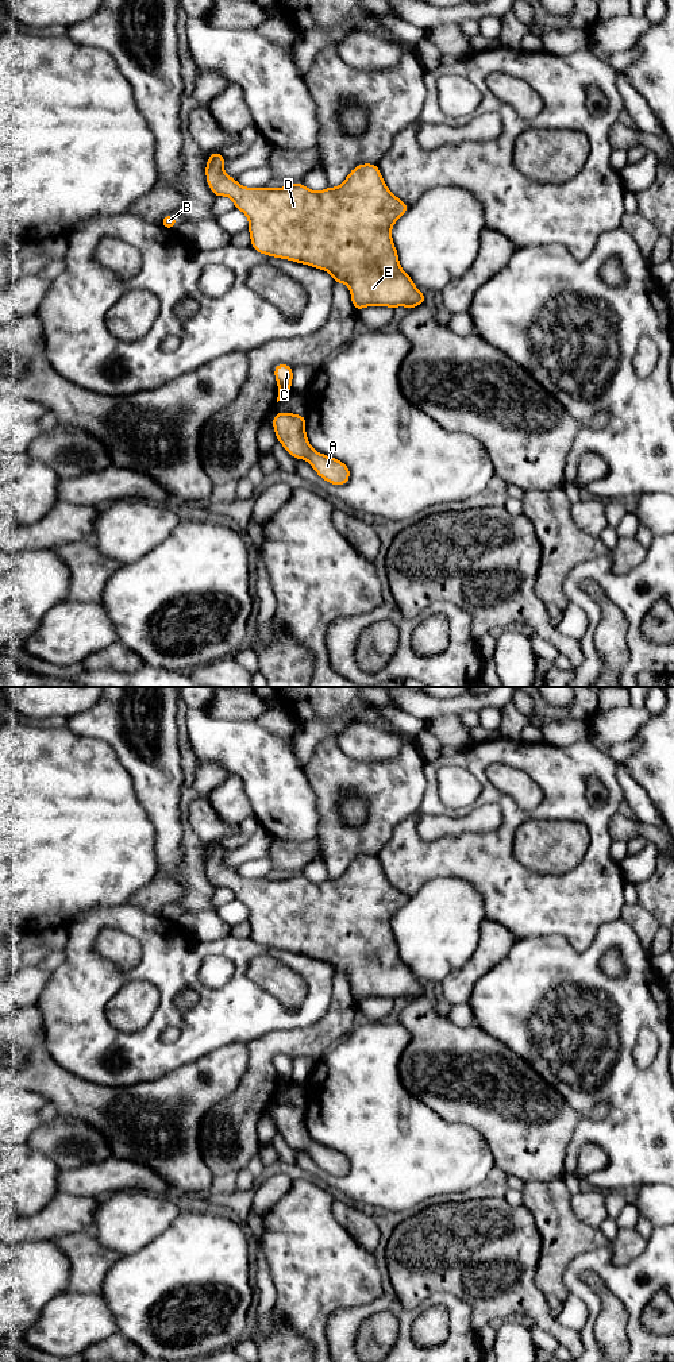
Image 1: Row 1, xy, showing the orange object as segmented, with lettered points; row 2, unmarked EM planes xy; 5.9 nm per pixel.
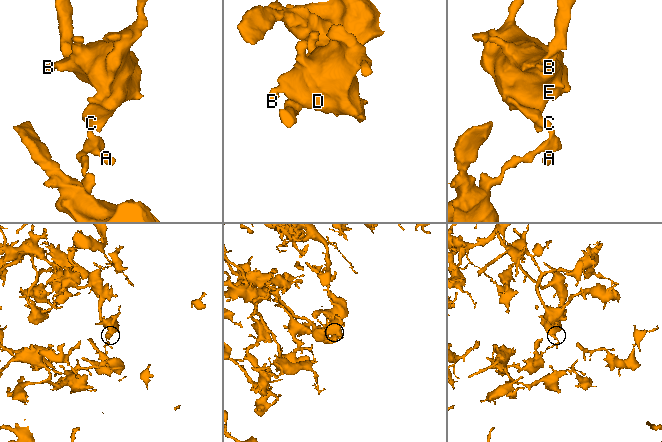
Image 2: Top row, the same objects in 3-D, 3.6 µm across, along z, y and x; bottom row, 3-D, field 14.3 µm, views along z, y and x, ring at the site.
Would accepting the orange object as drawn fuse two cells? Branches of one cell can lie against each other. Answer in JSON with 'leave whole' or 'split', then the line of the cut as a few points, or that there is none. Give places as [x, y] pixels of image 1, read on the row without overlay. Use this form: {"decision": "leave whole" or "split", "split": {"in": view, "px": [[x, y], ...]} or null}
{"decision": "split", "split": {"in": "xy", "px": [[278, 1079], [287, 1083]]}}

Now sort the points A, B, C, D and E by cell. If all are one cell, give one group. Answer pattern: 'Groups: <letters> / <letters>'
Groups: A / B C D E

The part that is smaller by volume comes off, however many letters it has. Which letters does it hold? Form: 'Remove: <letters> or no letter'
Remove: A

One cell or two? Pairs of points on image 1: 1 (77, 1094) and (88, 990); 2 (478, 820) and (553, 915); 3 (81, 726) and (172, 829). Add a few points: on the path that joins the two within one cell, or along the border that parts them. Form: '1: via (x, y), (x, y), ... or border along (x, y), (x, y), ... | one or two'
1: border along (53, 1058), (85, 1080), (110, 1085) | two
2: border along (500, 806), (501, 822), (496, 828), (457, 834) | two
3: via (112, 737), (158, 784), (161, 798) | one

